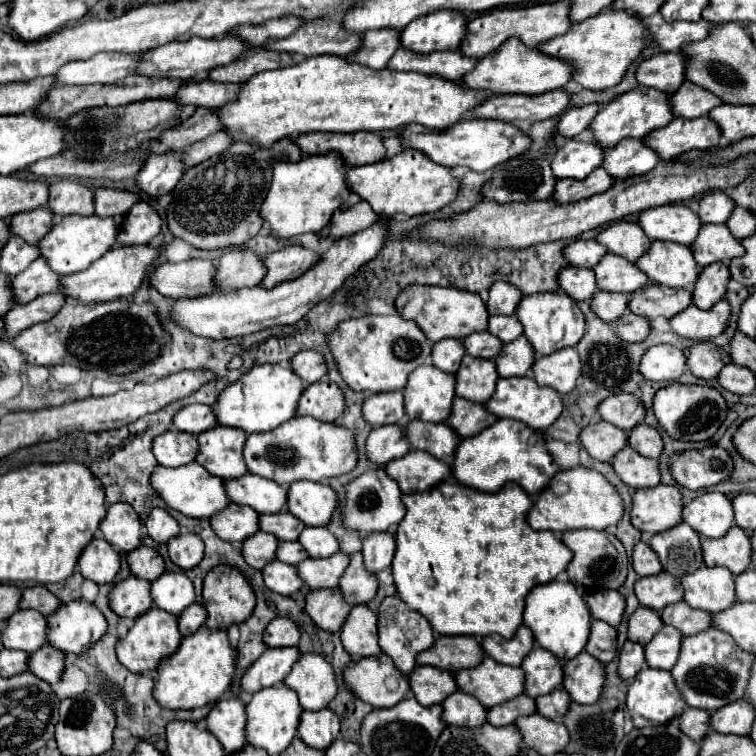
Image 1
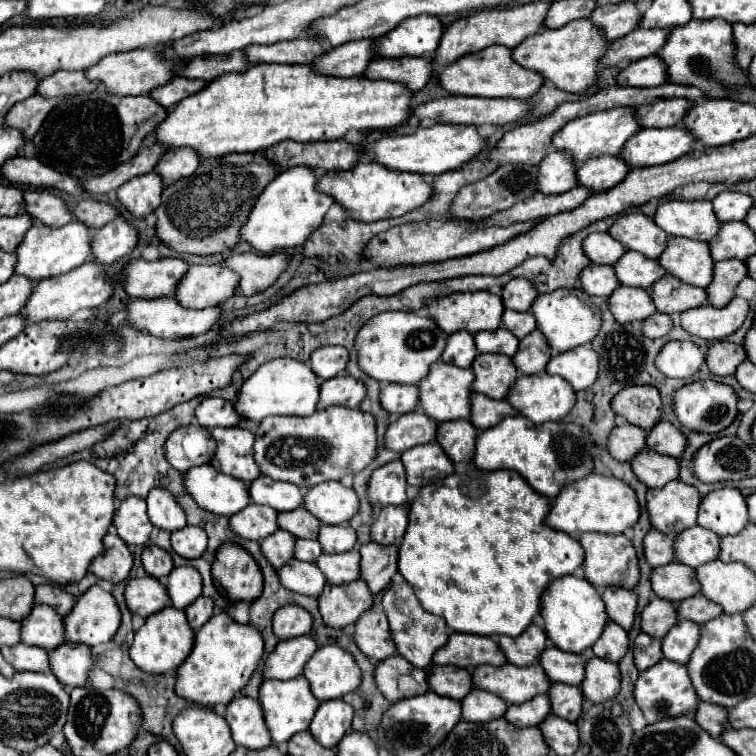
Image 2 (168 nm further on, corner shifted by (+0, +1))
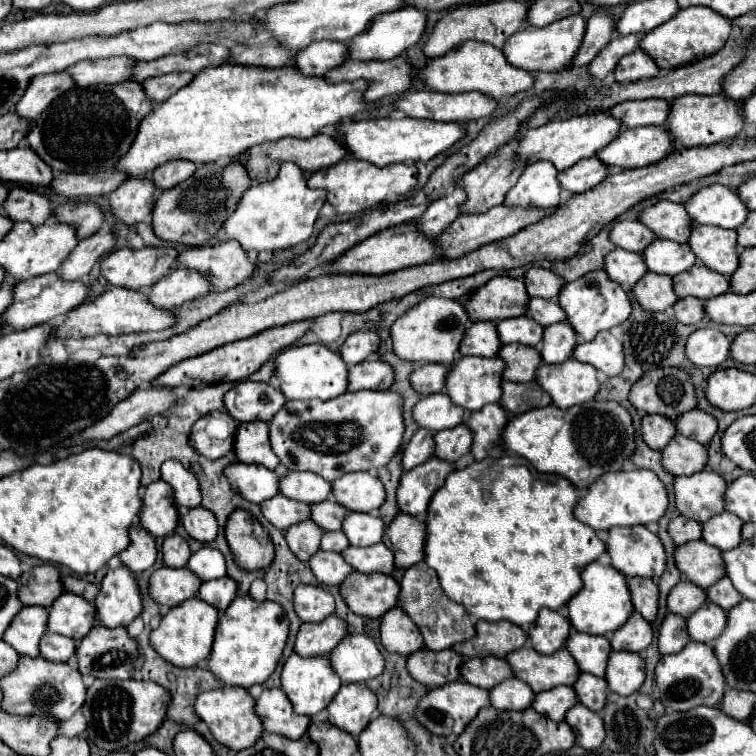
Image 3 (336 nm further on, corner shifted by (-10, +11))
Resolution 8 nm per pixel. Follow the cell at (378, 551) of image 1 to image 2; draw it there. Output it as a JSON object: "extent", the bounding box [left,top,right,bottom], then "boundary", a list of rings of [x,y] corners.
{"extent":[372,502,408,544],"boundary":[[[408,502],[404,506],[384,506],[372,524],[372,540],[380,544],[400,542],[408,526],[408,508]]]}

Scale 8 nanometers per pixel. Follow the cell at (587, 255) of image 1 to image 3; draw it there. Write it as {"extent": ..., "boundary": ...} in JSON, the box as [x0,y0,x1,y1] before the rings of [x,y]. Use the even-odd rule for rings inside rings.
{"extent":[610,220,656,252],"boundary":[[[622,220],[622,222],[616,222],[614,228],[610,230],[610,240],[614,246],[618,248],[626,248],[628,252],[642,252],[656,236],[644,228],[644,224],[640,224],[638,220]],[[622,244],[628,244],[628,246],[622,246]]]}

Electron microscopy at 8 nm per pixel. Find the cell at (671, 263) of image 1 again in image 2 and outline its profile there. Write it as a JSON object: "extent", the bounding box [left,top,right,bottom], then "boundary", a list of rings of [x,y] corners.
{"extent":[658,236,714,288],"boundary":[[[670,236],[668,248],[658,260],[670,274],[692,286],[706,288],[714,278],[714,260],[708,242]]]}

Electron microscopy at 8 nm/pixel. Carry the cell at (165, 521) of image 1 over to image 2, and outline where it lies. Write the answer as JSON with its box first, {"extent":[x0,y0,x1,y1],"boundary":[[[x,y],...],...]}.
{"extent":[146,488,186,532],"boundary":[[[152,488],[146,502],[148,502],[148,518],[156,528],[174,532],[186,526],[186,514],[168,490]]]}

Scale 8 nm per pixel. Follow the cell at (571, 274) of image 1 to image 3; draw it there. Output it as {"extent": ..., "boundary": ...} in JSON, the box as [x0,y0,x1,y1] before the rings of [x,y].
{"extent":[604,248,648,286],"boundary":[[[616,248],[604,258],[604,272],[608,272],[608,278],[616,280],[620,286],[634,286],[648,270],[640,254]]]}

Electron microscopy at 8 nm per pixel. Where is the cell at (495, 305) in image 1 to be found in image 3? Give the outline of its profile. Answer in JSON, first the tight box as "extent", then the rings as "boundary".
{"extent":[524,266,562,300],"boundary":[[[532,266],[526,274],[524,274],[524,284],[528,290],[528,296],[540,296],[544,300],[554,300],[562,288],[560,276],[556,276],[554,272],[540,268],[540,266]]]}

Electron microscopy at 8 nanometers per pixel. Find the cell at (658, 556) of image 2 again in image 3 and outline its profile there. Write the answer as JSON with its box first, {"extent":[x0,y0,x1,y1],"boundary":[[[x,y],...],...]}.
{"extent":[668,516,702,546],"boundary":[[[676,516],[668,524],[668,534],[674,540],[674,544],[680,546],[680,544],[686,544],[686,542],[692,542],[692,540],[700,540],[702,528],[694,520],[688,520],[684,516]]]}

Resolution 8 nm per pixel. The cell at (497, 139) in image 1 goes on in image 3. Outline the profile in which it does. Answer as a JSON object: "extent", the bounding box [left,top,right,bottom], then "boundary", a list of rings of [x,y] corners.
{"extent":[340,118,466,166],"boundary":[[[368,118],[346,122],[340,126],[348,152],[358,160],[368,160],[376,166],[388,166],[394,162],[428,162],[434,156],[446,152],[458,140],[466,136],[466,126],[456,122],[416,120],[416,118]]]}

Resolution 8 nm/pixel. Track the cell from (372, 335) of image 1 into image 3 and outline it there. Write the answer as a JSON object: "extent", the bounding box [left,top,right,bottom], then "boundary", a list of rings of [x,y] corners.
{"extent":[390,296,470,364],"boundary":[[[430,296],[420,304],[412,306],[406,314],[402,314],[390,328],[392,352],[406,362],[418,364],[450,364],[458,350],[458,344],[468,328],[470,318],[458,300],[446,300]]]}

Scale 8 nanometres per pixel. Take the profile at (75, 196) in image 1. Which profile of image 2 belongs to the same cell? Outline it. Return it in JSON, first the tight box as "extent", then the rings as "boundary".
{"extent":[24,190,70,226],"boundary":[[[26,190],[24,192],[24,212],[46,224],[46,226],[64,226],[70,220],[70,214],[66,214],[70,206],[50,190]]]}

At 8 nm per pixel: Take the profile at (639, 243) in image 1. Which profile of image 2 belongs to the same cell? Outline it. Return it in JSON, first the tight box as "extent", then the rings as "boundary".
{"extent":[610,212,668,258],"boundary":[[[632,212],[620,216],[612,228],[610,228],[612,238],[618,238],[622,244],[628,246],[628,250],[642,252],[648,258],[658,258],[666,250],[668,234],[656,226],[656,222],[642,214],[642,212]]]}

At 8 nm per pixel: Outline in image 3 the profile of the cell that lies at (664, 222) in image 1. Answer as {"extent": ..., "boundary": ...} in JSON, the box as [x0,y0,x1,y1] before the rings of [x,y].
{"extent":[684,184,748,228],"boundary":[[[722,184],[700,188],[684,208],[696,224],[712,224],[720,228],[738,228],[748,214],[742,200]]]}

